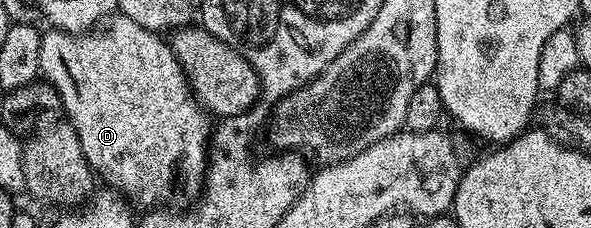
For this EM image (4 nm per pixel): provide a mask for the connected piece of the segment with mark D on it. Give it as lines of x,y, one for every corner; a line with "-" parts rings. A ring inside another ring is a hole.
124,16
110,17
100,28
93,28
80,34
69,34
65,30
49,28
41,35
41,74
56,88
61,100
60,109
63,113
65,112
64,117
72,124
79,136
79,144
83,148
85,159
89,162
89,169
100,177
102,174
118,190
114,190
118,195
124,196
130,203
136,204
138,202
141,206
147,206
145,208
156,207
160,203
157,202
160,198
167,197
172,192
173,181
177,177
181,177
185,182
200,183
205,177
207,151
211,146
211,122
209,126
211,115
194,98
193,89
185,78
185,73
175,56
172,45
166,39
164,42
161,38
164,37
160,33
143,28
139,24
135,24
135,20

